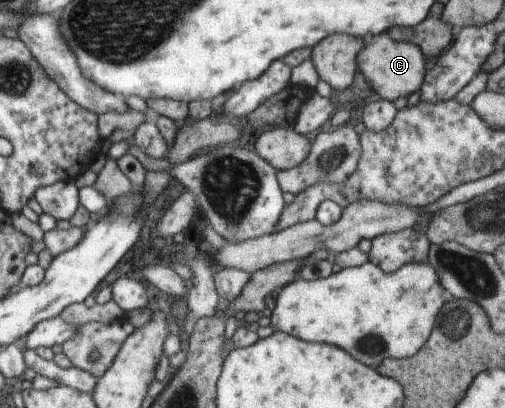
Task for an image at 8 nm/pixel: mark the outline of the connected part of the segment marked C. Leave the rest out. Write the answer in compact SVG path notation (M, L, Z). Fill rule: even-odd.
M386 34L373 36L371 44L365 46L357 56L357 68L361 70L372 90L390 102L404 96L409 97L421 90L428 64L429 60L417 44L395 41Z

